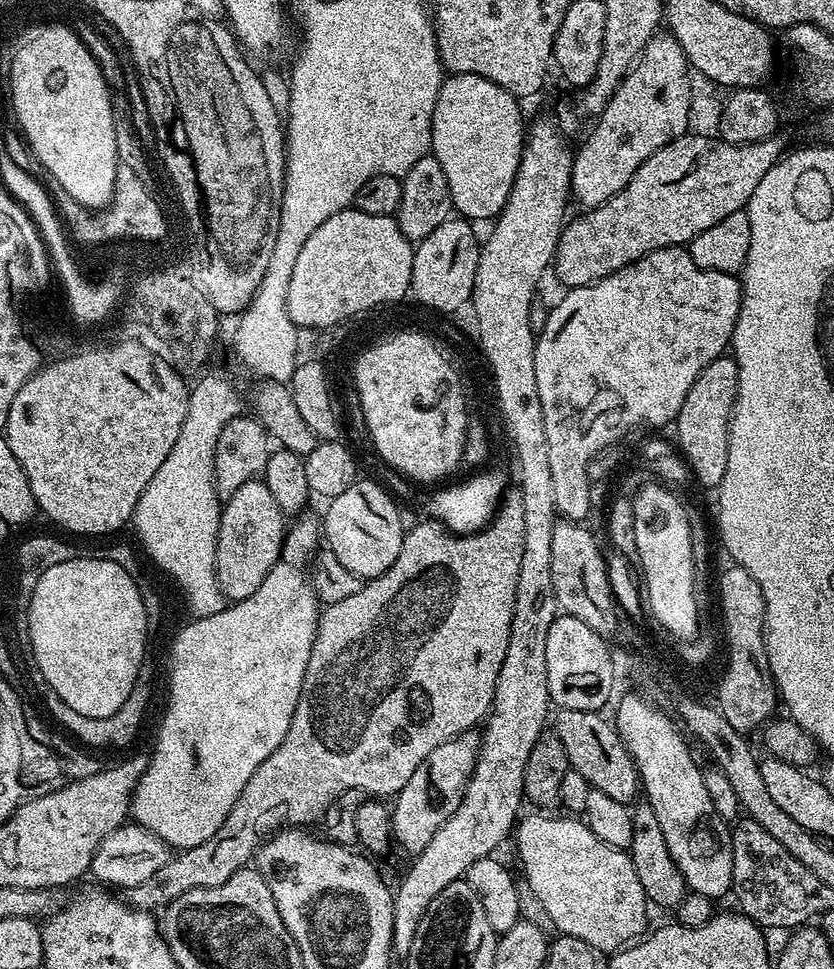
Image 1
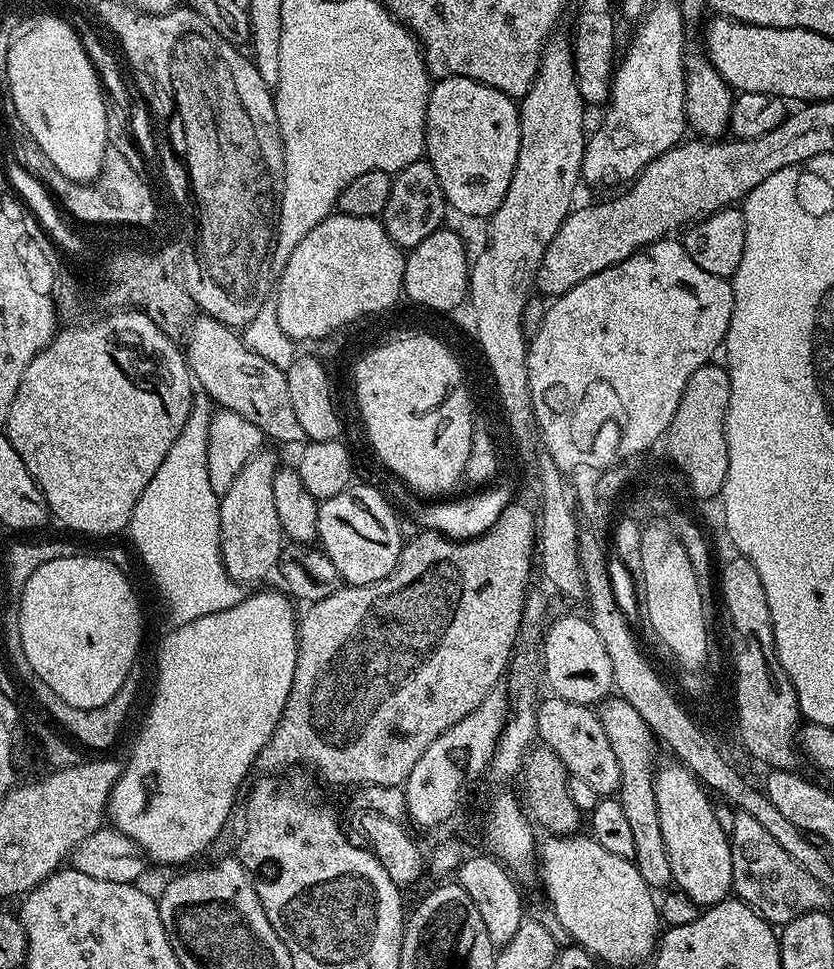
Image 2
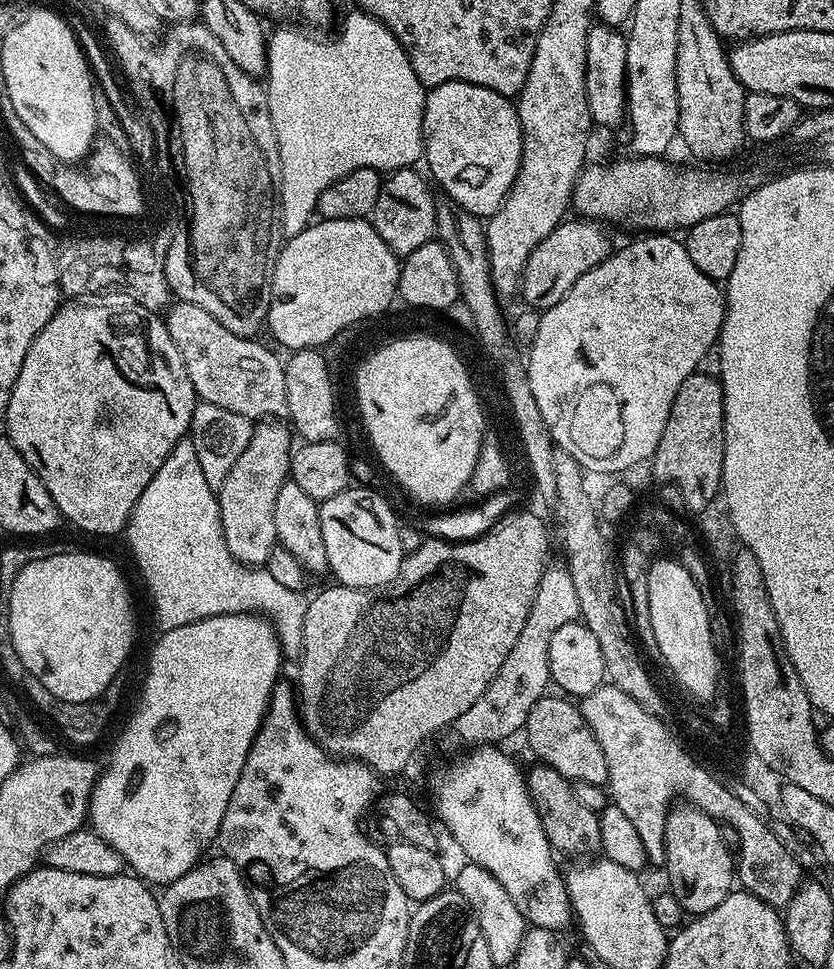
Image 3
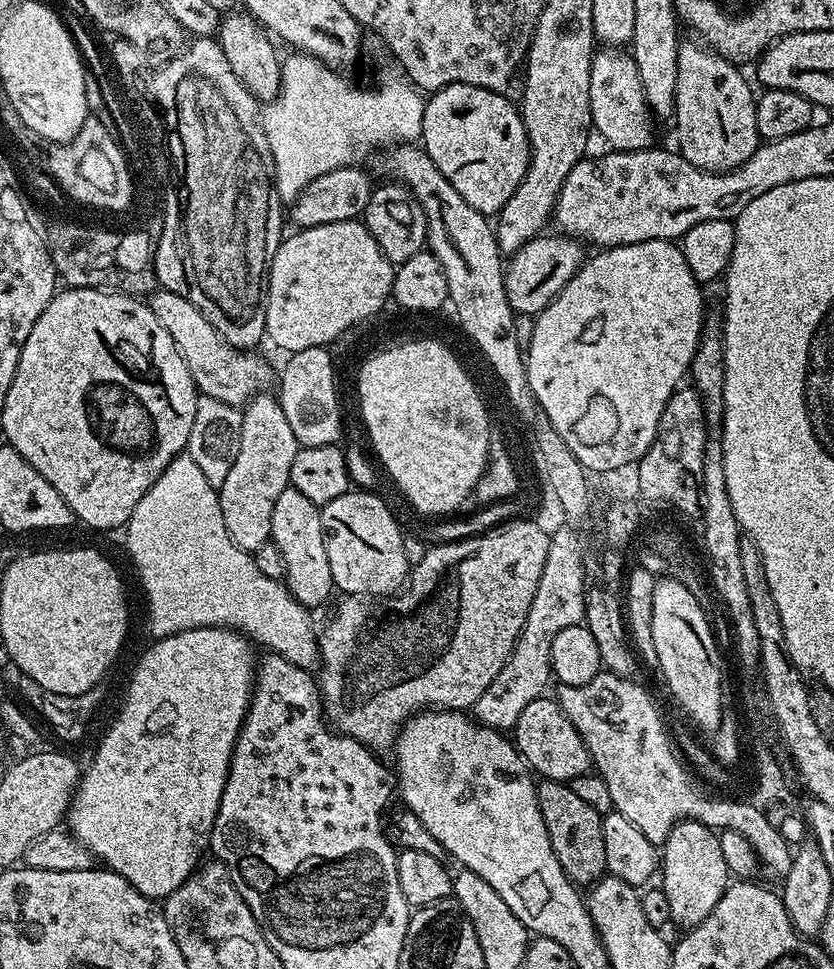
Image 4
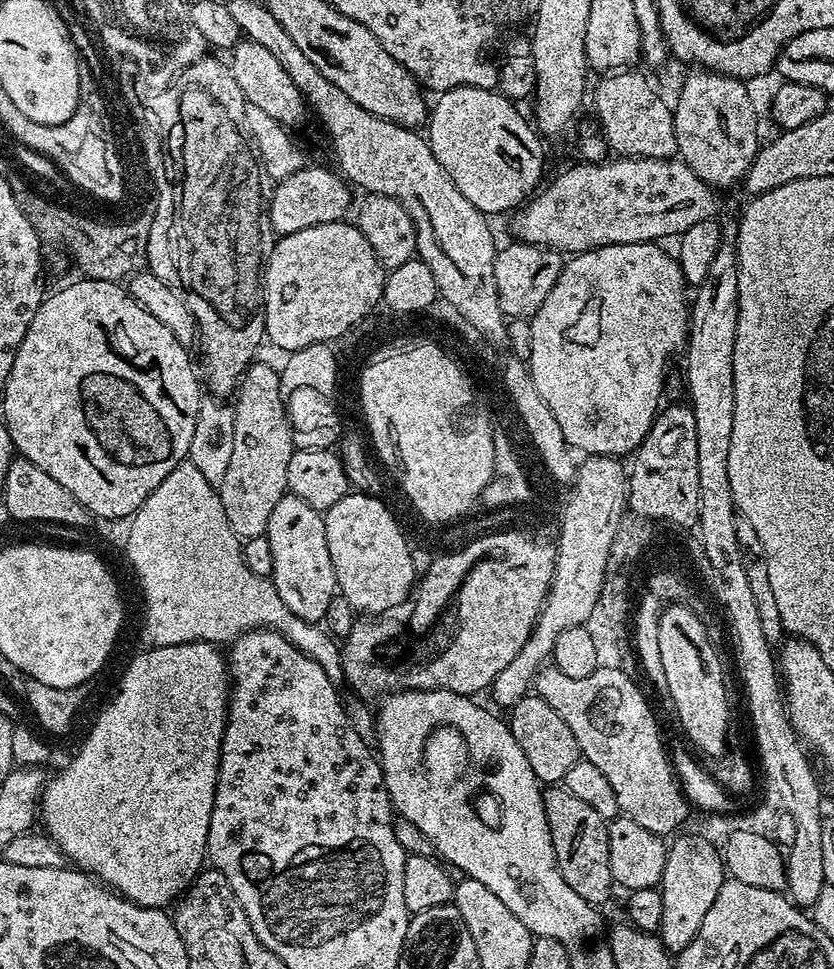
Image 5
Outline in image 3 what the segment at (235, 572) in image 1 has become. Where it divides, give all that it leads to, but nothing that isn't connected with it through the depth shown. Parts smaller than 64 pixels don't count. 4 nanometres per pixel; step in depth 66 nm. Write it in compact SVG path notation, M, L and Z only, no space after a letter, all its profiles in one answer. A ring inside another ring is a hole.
M279 419L257 423L249 445L239 455L218 491L222 534L230 554L239 564L267 565L272 548L278 544L274 530L274 502L278 490L282 490L284 481L290 476L294 451L292 440L294 436L289 425Z

